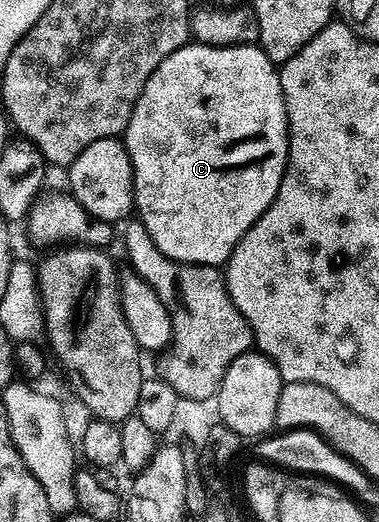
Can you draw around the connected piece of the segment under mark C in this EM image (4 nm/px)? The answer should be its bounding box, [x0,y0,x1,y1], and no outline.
[124,43,290,266]

